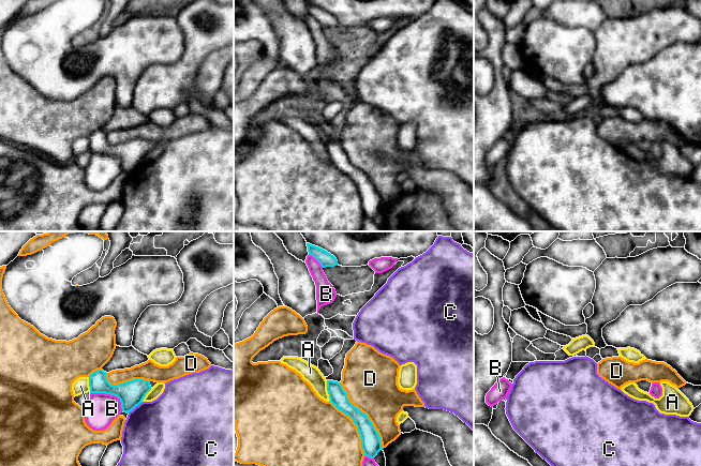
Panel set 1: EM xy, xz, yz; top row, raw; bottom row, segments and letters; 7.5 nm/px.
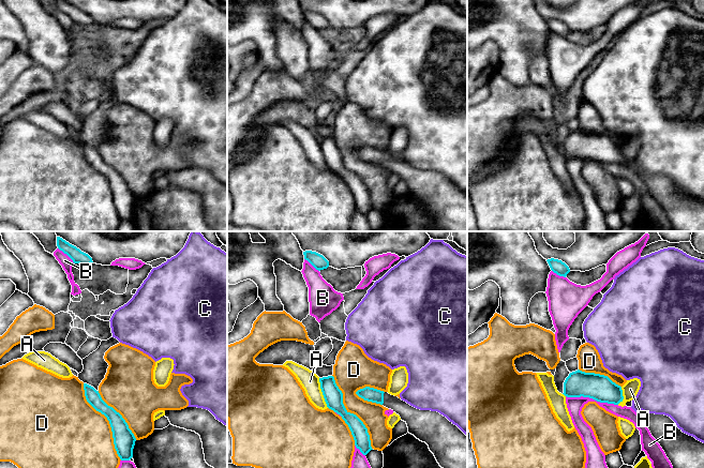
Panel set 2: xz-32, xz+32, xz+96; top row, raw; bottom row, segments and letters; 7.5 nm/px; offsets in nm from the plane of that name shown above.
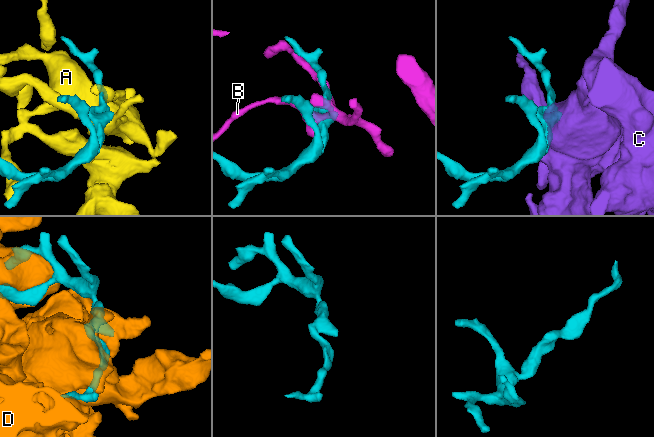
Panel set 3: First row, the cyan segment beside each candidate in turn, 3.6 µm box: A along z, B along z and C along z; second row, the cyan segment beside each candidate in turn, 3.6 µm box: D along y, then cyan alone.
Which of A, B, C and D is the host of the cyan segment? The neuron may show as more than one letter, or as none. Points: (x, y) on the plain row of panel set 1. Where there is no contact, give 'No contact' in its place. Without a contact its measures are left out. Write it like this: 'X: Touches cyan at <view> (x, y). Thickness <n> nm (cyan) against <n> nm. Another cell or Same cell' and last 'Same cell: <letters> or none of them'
A: Touches cyan at xz (327, 150). Thickness 130 nm (cyan) against 130 nm. Another cell
B: Touches cyan at xy (110, 154). Thickness 190 nm (cyan) against 220 nm. Another cell
C: Touches cyan at xy (135, 166). Thickness 190 nm (cyan) against 480 nm. Another cell
D: Touches cyan at xz (366, 175). Thickness 150 nm (cyan) against 400 nm. Another cell
Same cell: none of them

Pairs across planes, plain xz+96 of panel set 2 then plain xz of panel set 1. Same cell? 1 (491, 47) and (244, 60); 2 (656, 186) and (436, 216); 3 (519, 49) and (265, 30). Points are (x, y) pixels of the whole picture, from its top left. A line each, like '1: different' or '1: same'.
1: same
2: different
3: same

